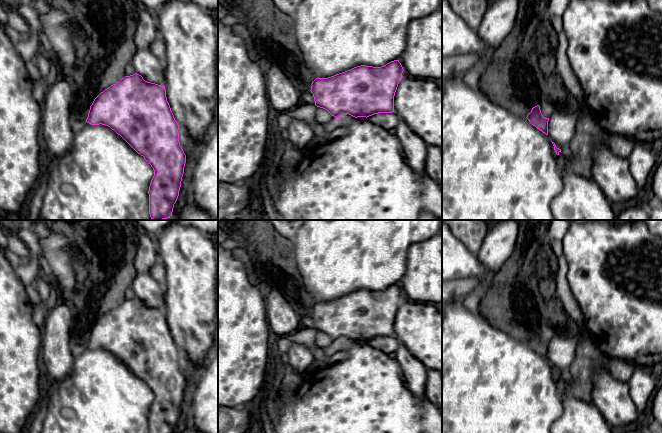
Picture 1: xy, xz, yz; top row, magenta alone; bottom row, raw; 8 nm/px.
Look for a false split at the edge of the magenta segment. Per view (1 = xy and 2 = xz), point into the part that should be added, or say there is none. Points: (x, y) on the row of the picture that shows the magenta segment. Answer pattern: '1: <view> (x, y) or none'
1: none
2: none

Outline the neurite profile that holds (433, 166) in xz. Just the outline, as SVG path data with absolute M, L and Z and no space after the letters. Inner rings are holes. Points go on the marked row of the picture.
M427 146L425 171L428 177L442 183L442 148Z

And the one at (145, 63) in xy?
M137 49L131 64L145 81L165 86L165 67L150 49Z

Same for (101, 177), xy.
M86 122L84 127L75 133L72 148L58 159L51 170L39 218L42 220L150 220L148 191L153 176L154 170L151 165L114 130L102 124L91 125Z

